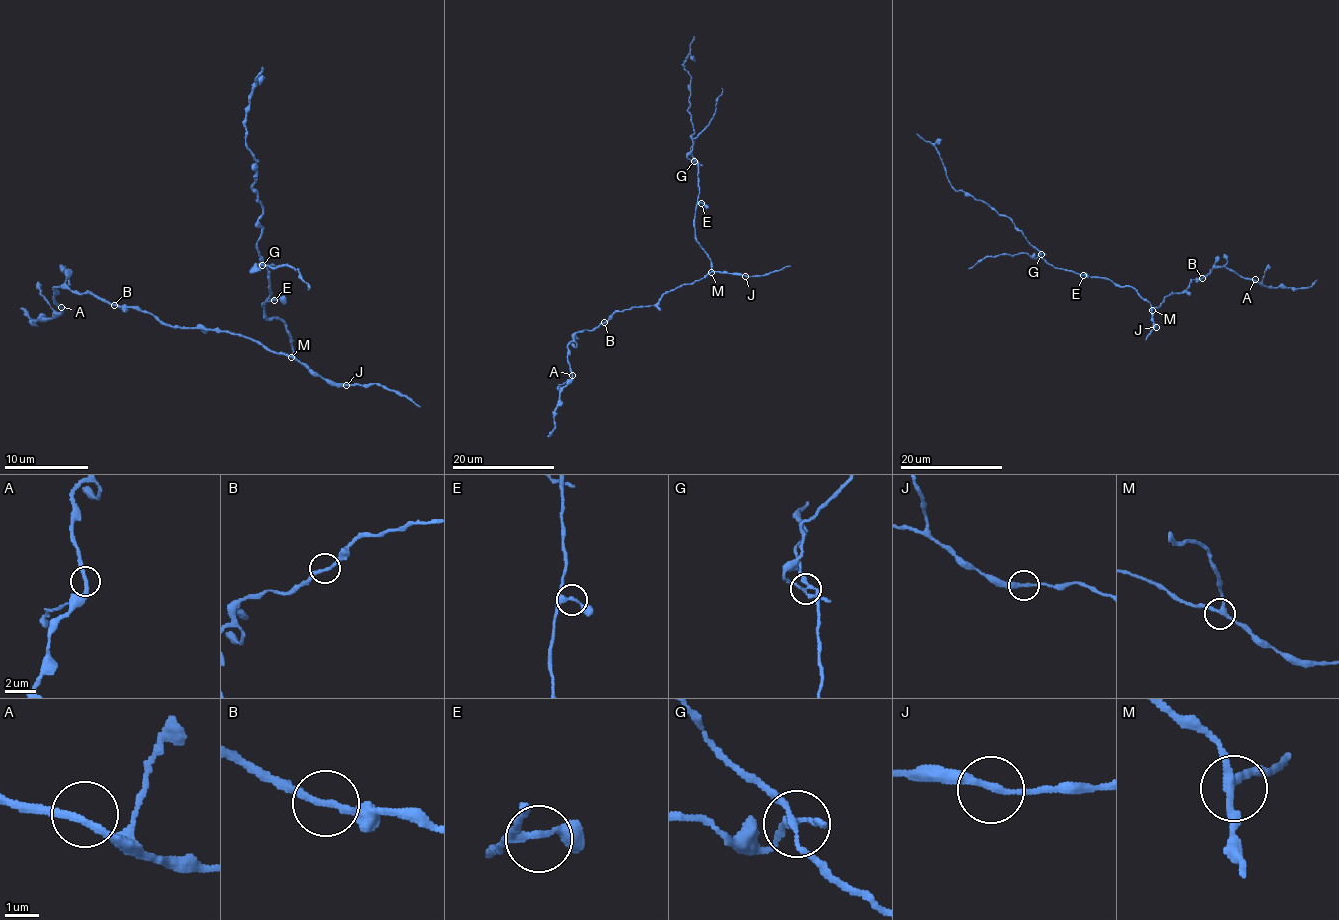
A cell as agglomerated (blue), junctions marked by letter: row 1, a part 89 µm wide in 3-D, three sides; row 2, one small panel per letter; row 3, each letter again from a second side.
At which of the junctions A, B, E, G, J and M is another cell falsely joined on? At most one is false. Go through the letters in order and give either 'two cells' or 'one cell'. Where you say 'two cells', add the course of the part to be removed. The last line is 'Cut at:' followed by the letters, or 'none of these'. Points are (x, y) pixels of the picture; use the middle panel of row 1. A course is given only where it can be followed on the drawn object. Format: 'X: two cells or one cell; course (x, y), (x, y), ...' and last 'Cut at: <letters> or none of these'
A: one cell
B: one cell
E: one cell
G: two cells; course (694, 161), (687, 157), (692, 149), (692, 140), (709, 125), (722, 87)
J: one cell
M: one cell
Cut at: G

